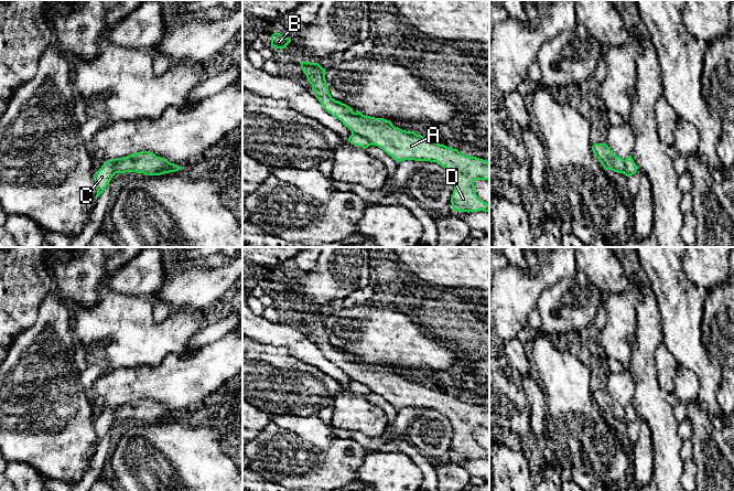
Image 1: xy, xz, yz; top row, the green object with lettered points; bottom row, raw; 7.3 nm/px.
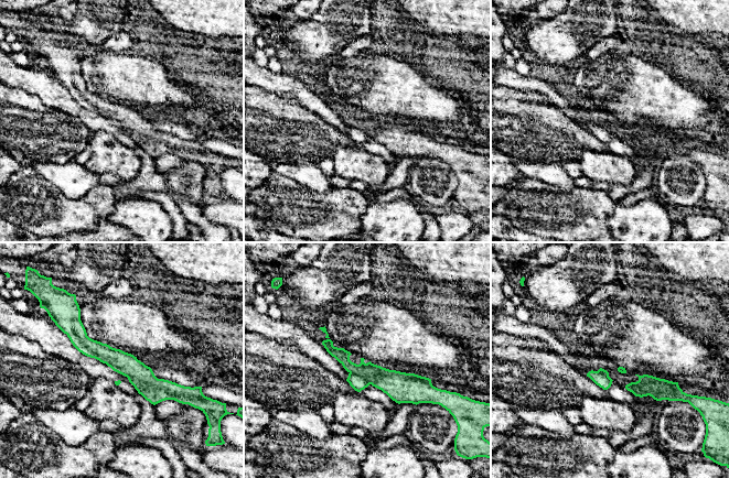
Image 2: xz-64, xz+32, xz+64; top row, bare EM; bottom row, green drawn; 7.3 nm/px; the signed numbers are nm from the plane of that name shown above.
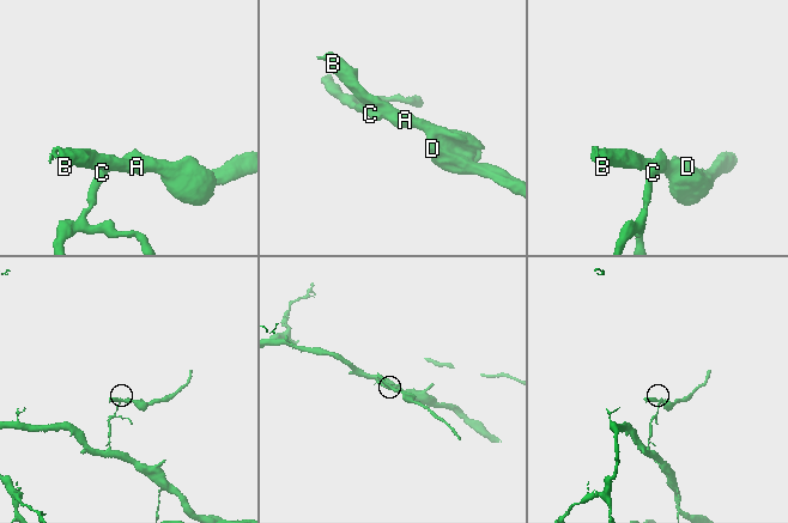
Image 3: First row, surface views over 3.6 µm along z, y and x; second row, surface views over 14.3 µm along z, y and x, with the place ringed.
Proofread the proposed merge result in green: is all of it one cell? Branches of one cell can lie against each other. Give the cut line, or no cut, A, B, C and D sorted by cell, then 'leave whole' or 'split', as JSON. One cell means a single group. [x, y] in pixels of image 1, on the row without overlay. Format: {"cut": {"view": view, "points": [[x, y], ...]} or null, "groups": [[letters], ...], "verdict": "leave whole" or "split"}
{"cut": {"view": "xz", "points": [[352, 380], [364, 383], [371, 391]]}, "groups": [["A", "B", "D"], ["C"]], "verdict": "split"}

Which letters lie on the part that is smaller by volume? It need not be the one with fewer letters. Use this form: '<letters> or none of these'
A, B, D

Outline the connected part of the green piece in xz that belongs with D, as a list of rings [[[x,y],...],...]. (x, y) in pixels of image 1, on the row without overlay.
[[[300,309],[303,320],[306,322],[309,330],[314,338],[314,343],[324,354],[324,356],[333,364],[337,365],[347,374],[352,381],[357,381],[367,385],[373,393],[382,396],[398,410],[404,407],[430,408],[436,409],[445,415],[451,421],[454,429],[454,437],[451,445],[452,455],[456,459],[478,459],[485,458],[489,460],[489,451],[481,447],[475,437],[475,427],[489,428],[489,409],[476,404],[462,402],[457,396],[449,395],[444,392],[431,388],[414,378],[406,378],[395,374],[390,367],[384,365],[375,365],[365,363],[360,359],[354,360],[353,355],[335,348],[328,338],[325,327],[325,317],[319,310]]]

